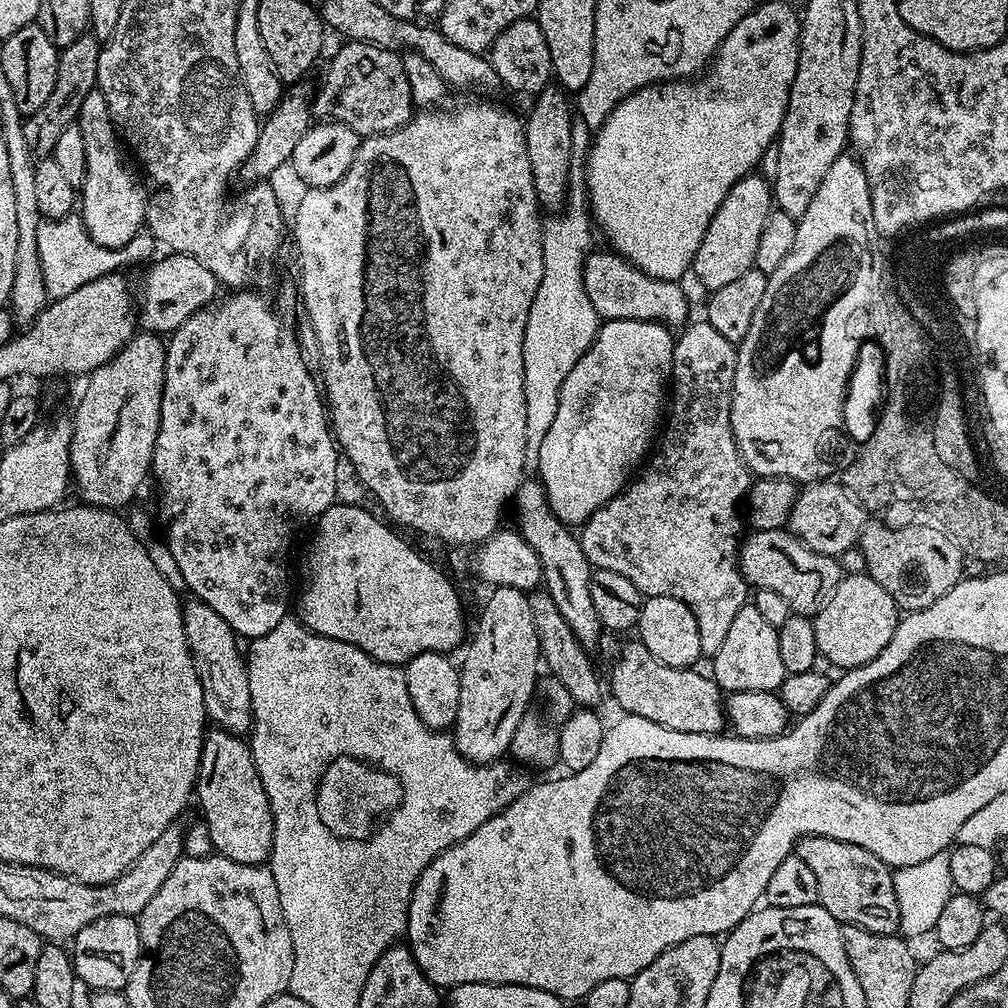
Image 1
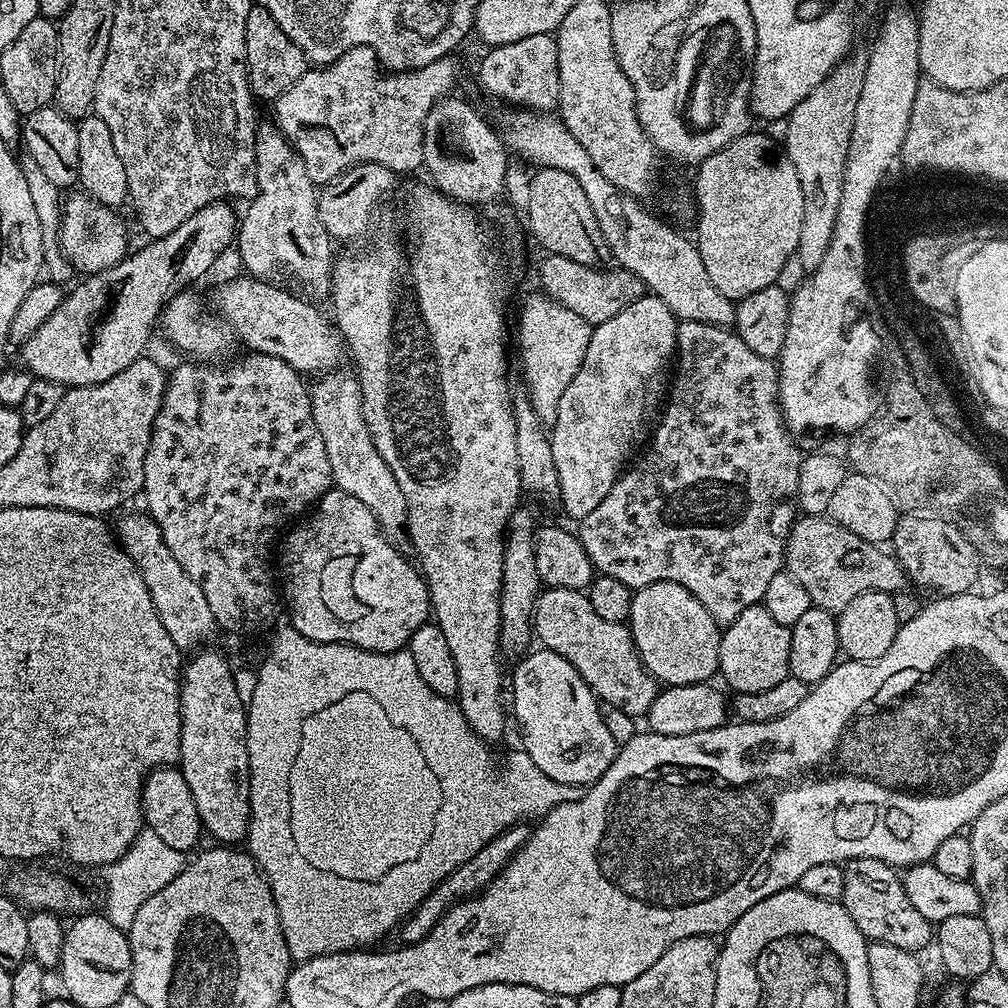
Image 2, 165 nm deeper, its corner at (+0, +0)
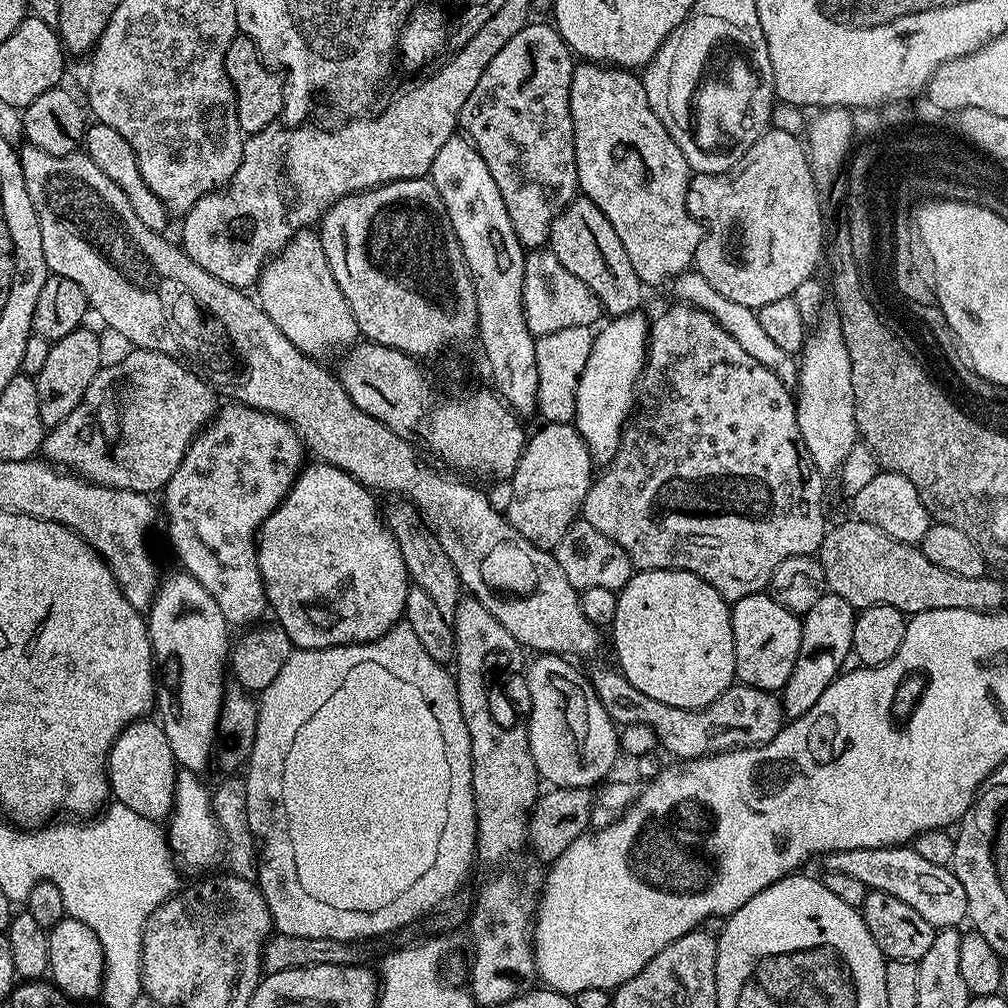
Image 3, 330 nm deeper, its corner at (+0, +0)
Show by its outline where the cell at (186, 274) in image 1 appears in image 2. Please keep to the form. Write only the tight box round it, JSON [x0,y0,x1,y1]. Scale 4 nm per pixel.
[215,274,346,374]

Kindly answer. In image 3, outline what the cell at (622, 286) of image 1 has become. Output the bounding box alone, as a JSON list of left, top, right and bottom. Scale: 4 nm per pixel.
[522,248,602,338]

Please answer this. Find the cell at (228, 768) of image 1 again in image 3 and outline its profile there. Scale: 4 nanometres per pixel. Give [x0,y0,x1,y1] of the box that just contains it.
[146,570,230,774]

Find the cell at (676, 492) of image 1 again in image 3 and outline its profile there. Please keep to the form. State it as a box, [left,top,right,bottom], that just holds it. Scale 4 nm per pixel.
[582,303,826,602]

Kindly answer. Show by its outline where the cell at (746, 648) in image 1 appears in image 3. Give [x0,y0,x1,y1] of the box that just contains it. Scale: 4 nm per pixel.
[731,591,802,693]

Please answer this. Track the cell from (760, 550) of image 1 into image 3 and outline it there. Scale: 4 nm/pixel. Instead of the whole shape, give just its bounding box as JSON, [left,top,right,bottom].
[818,518,1004,614]

